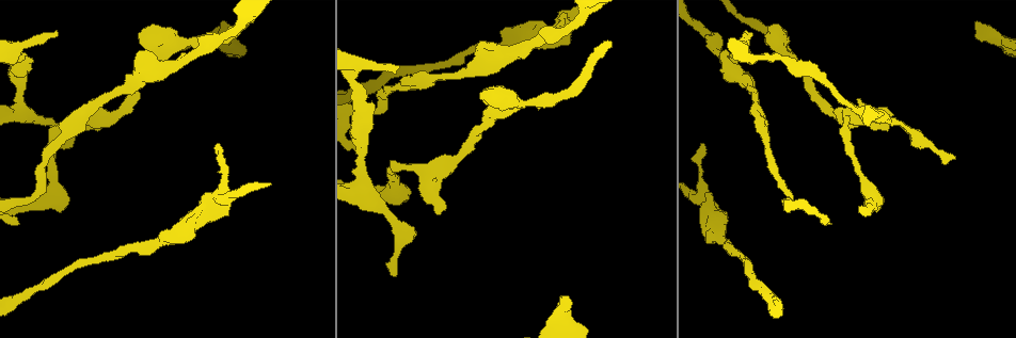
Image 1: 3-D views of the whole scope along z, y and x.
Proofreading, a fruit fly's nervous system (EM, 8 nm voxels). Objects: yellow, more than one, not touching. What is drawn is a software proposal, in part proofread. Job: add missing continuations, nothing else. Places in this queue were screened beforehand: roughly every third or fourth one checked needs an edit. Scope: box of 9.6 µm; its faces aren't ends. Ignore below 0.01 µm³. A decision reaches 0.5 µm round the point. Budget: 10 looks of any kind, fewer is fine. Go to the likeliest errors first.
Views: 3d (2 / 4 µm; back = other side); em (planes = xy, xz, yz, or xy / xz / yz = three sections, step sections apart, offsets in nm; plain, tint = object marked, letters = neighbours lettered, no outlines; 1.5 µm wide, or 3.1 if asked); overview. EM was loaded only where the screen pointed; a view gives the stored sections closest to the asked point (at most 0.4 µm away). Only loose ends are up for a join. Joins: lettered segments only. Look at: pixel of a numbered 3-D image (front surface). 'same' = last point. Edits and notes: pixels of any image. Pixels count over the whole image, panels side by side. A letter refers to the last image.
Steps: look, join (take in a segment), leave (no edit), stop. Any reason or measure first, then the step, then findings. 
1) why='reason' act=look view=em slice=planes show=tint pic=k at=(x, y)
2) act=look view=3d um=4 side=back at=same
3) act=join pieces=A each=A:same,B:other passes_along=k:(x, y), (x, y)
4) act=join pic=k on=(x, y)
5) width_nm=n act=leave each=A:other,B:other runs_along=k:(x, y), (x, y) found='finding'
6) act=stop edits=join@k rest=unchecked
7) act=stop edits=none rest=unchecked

why='branch stops here' act=look view=em slice=xy step=8 show=letters pic=1 at=(955, 156)

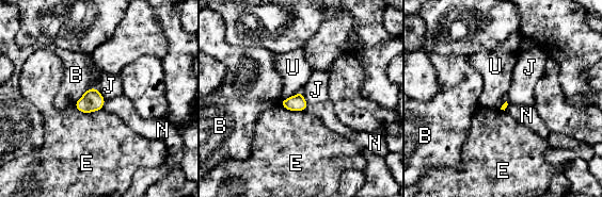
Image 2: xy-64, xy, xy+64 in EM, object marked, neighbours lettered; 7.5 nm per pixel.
act=leave each=B:other,E:other,J:other,N:other,U:other border=2:(96, 87), (105, 99) found='none of them fits'

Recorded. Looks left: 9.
why='free end' act=look view=em slice=planes show=plain pic=1 at=(19, 224)

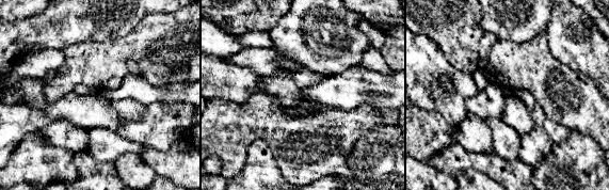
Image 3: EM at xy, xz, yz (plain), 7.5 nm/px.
act=look view=em slice=planes show=letters at=same

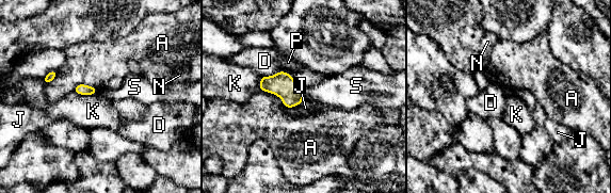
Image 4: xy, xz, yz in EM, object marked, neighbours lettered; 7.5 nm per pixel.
act=leave each=A:other,D:other,J:other,K:other,N:other,P:other,S:other border=4:(302, 90), (303, 98) found='no lettered segment goes on from it'

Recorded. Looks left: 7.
why='branch stops here' act=look view=em slice=planes show=letters pic=1 at=(562, 24)

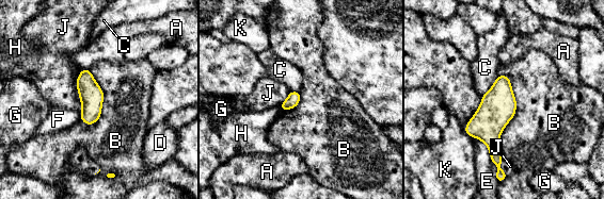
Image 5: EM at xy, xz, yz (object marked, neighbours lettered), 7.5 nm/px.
act=leave each=A:other,B:other,C:other,D:other,E:other,F:other,G:other,H:other,J:other,K:other found='none of them fits'

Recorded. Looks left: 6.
why='an open end' act=look view=3d um=2 pic=1 at=(57, 34)

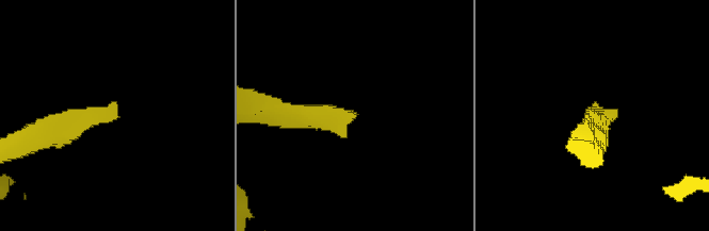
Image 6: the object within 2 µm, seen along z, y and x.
act=look view=em slice=planes show=plain pic=6 at=(117, 106)

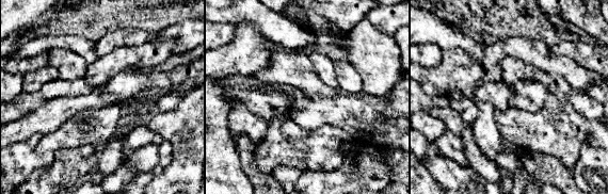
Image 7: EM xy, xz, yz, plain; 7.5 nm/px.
act=look view=em slice=planes show=letters at=same

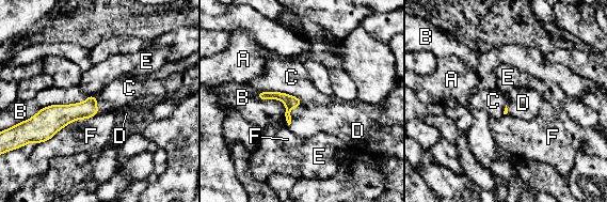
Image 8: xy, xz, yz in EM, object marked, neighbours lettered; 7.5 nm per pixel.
act=join pieces=D each=A:other,B:other,C:other,D:same,E:other,F:other passes_along=8:(290, 102), (288, 112), (308, 119) found='the neuron continues'

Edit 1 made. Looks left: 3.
why='branch stops here' act=look view=em slice=planes show=letters pic=1 at=(563, 298)

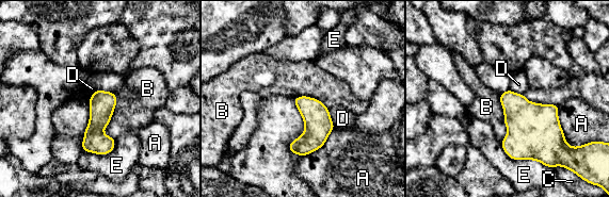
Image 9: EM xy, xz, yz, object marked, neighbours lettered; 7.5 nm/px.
act=leave each=A:other,B:other,C:other,D:other,E:other border=9:(116, 96), (103, 129), (112, 138) found='no lettered segment goes on from it'

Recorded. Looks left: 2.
act=stop edits=join@8 rest=unchecked

